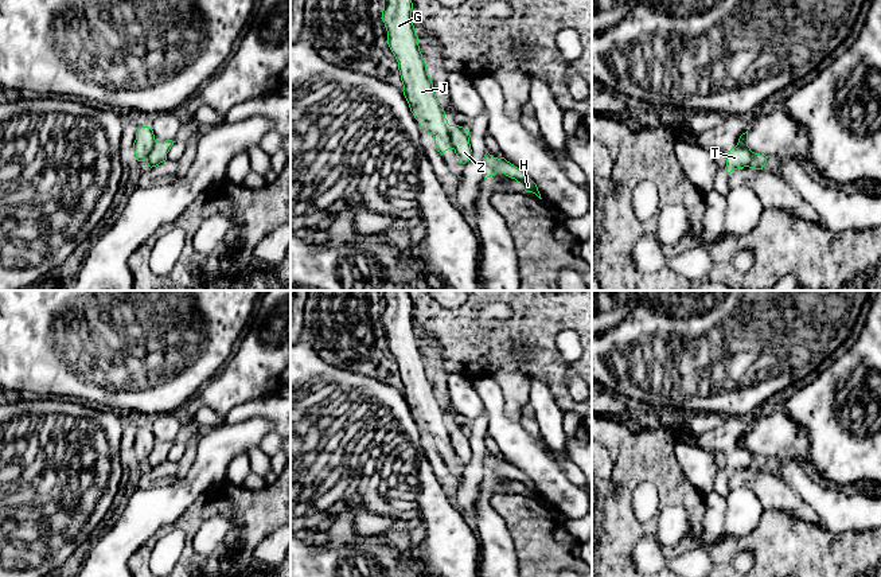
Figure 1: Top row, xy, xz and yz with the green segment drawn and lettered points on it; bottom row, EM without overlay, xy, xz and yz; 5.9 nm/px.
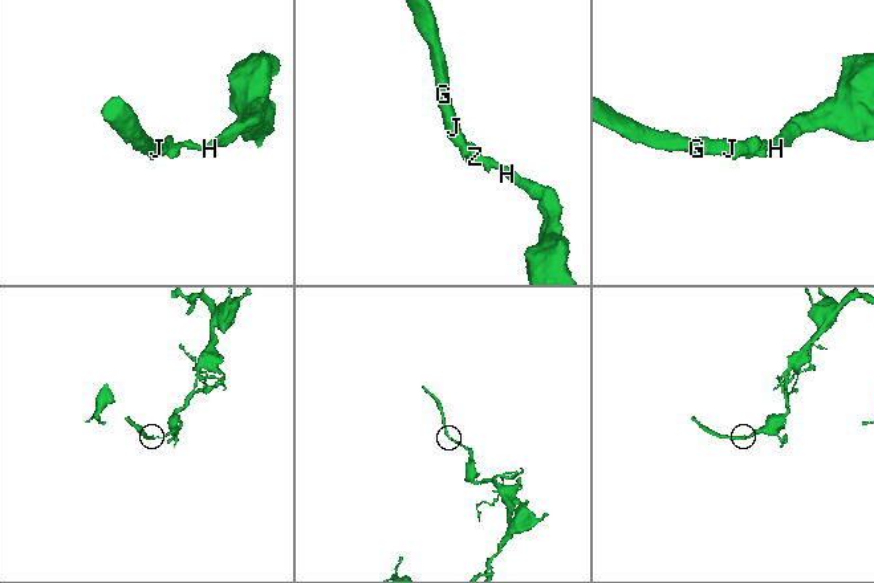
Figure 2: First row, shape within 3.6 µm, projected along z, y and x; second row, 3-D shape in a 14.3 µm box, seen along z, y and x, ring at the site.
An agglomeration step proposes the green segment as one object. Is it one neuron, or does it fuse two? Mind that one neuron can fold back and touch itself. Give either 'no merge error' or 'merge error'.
merge error

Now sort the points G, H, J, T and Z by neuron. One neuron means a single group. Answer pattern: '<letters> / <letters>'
G J / H T Z

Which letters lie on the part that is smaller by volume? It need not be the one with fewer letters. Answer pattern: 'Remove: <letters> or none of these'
Remove: G, J

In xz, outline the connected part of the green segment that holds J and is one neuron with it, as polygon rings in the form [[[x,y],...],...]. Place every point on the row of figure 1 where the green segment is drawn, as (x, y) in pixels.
[[[383,0],[387,44],[398,62],[404,95],[421,129],[430,133],[438,152],[453,149],[444,108],[433,91],[412,19],[412,0]]]

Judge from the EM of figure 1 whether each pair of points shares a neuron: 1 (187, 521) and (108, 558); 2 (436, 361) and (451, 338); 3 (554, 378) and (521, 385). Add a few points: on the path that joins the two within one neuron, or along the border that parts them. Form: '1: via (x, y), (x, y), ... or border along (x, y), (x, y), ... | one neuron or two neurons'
1: border along (175, 522), (166, 523), (158, 529), (128, 562) | two neurons
2: border along (423, 334), (429, 334), (435, 339), (448, 374) | two neurons
3: border along (498, 370), (519, 370), (529, 377) | two neurons

